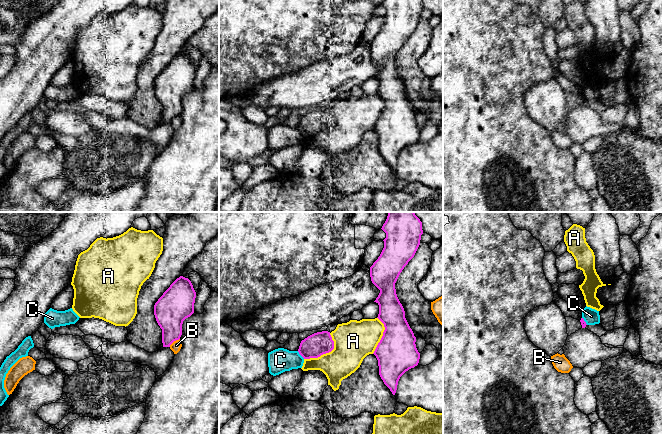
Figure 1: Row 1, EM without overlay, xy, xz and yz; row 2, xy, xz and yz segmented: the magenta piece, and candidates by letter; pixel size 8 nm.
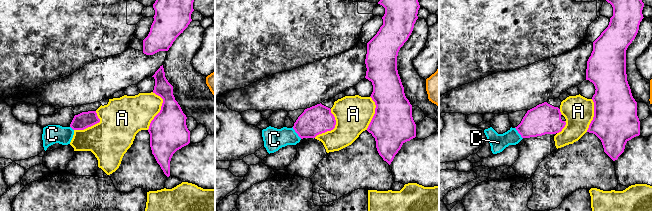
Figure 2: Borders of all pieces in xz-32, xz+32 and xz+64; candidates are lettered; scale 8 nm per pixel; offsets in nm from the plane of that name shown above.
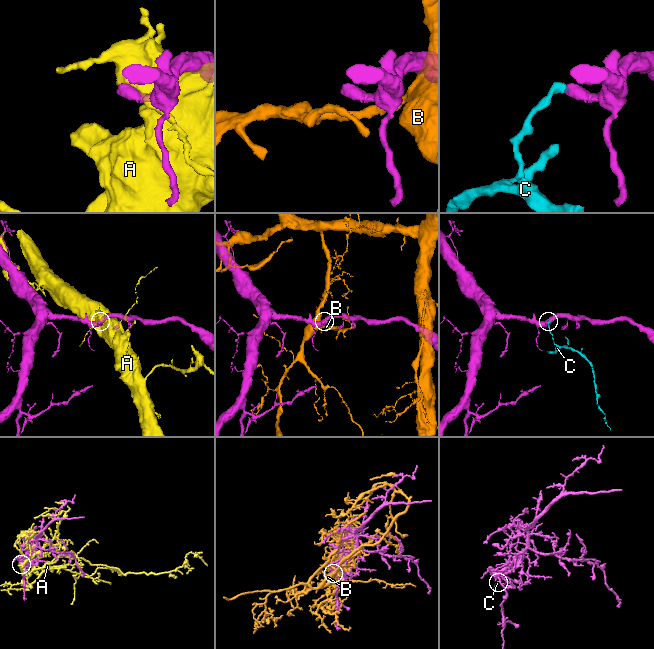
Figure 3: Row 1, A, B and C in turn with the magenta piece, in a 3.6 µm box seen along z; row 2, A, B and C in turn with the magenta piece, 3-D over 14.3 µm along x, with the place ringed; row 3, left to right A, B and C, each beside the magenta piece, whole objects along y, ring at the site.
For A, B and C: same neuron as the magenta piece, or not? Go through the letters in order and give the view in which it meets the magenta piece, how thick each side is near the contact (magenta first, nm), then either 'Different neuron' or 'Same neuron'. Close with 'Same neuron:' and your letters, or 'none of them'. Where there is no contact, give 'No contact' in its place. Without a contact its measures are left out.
A: Touches magenta in xz. Thickness 190 nm (magenta) against 320 nm. Different neuron
B: Touches magenta in xy. Thickness 260 nm (magenta) against 80 nm. Different neuron
C: Touches magenta in xz. Thickness 190 nm (magenta) against 190 nm. Different neuron
Same neuron: none of them

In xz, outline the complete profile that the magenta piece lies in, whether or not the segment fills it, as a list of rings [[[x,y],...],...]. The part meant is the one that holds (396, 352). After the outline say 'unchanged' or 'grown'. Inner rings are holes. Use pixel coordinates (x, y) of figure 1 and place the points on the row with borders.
[[[388,212],[387,219],[381,229],[386,233],[386,238],[383,240],[384,248],[378,259],[370,267],[370,277],[372,283],[380,290],[380,293],[374,302],[379,305],[379,314],[377,318],[384,324],[385,330],[373,354],[378,360],[379,375],[381,379],[390,389],[392,394],[395,395],[400,377],[409,369],[417,366],[420,359],[420,353],[415,344],[416,337],[405,318],[404,308],[396,294],[395,283],[404,267],[414,257],[420,245],[423,230],[422,222],[414,212]]]; unchanged

